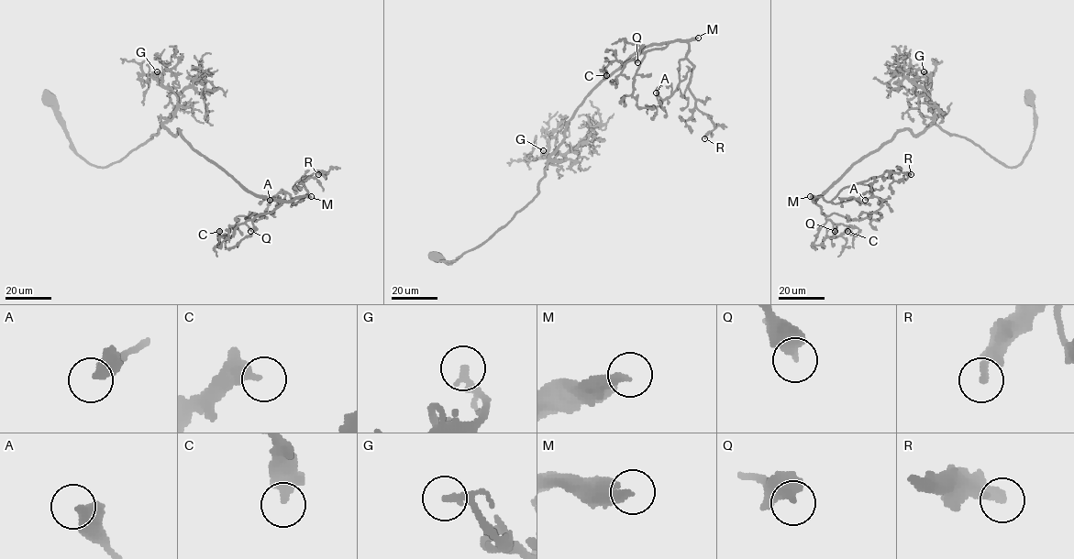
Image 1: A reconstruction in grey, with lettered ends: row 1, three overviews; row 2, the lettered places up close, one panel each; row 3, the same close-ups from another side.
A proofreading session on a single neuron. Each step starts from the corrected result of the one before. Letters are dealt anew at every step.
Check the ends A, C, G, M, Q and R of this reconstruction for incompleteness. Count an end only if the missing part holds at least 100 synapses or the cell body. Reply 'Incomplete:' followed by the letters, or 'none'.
Incomplete: M

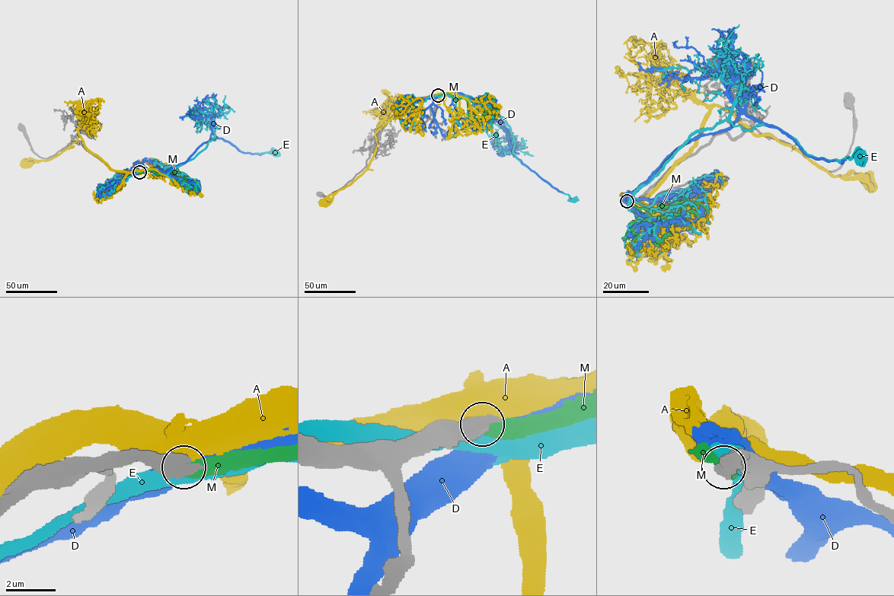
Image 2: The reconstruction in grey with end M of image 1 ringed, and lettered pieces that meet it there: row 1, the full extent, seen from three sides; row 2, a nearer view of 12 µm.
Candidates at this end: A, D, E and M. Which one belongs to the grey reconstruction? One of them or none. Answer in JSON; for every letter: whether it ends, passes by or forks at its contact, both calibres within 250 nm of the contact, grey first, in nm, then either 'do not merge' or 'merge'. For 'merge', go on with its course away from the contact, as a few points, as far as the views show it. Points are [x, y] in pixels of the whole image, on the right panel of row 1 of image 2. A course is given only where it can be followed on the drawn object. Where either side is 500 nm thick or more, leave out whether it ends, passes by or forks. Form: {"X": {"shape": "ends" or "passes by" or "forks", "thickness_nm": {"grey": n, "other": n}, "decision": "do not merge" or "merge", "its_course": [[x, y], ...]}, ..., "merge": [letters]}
{"A": {"thickness_nm": {"grey": 700, "other": 800}, "decision": "do not merge"}, "D": {"thickness_nm": {"grey": 800, "other": 800}, "decision": "do not merge"}, "E": {"thickness_nm": {"grey": 600, "other": 500}, "decision": "do not merge"}, "M": {"thickness_nm": {"grey": 700, "other": 600}, "decision": "merge", "its_course": [[627, 201], [626, 197], [655, 223], [657, 240], [661, 240], [669, 233]]}, "merge": ["M"]}

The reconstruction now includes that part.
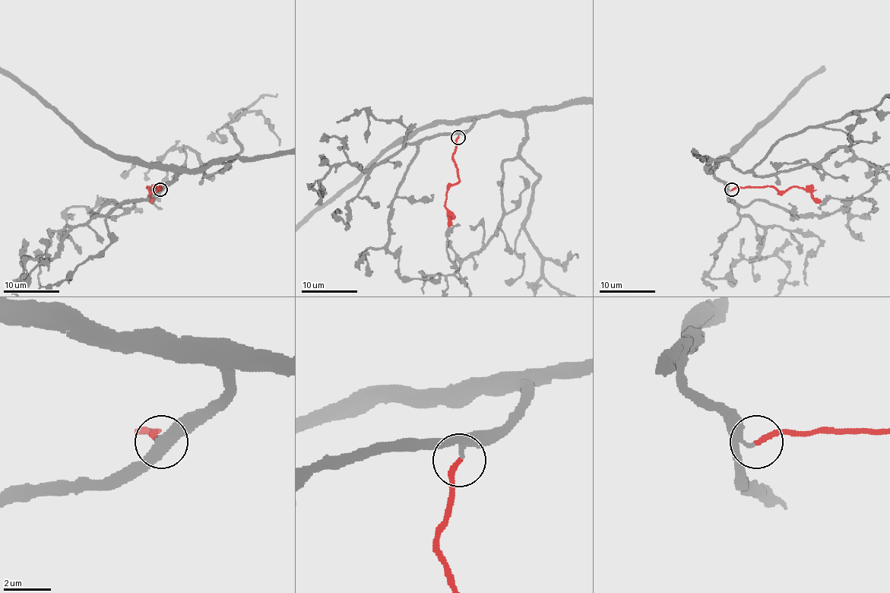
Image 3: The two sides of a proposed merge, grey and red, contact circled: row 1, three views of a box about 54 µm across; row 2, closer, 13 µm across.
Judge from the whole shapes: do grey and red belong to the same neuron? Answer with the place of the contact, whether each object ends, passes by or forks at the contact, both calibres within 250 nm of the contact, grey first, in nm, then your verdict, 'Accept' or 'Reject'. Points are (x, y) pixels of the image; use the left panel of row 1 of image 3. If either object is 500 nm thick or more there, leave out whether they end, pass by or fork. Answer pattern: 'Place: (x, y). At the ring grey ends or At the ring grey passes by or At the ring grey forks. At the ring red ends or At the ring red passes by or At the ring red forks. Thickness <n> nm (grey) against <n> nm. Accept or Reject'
Place: (159, 189). At the ring grey passes by. At the ring red ends. Thickness 180 nm (grey) against 240 nm. Accept

